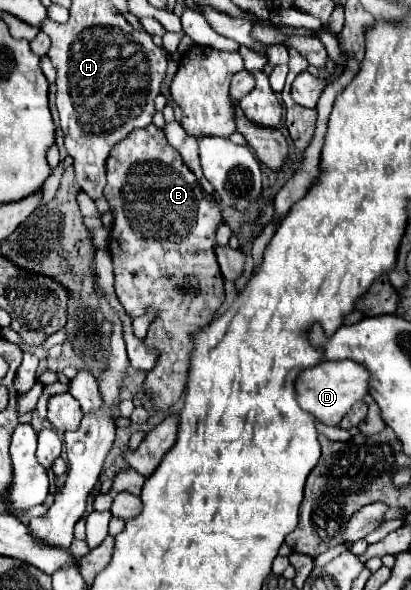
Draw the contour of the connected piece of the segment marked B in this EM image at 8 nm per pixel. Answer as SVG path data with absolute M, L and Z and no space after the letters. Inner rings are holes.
M154 124L130 132L130 136L118 142L106 162L108 184L104 196L112 206L114 224L110 230L108 252L114 262L114 288L116 296L132 318L138 318L146 308L156 308L158 318L150 324L146 344L158 350L158 364L146 378L146 392L152 396L158 410L166 410L182 396L188 380L192 334L204 330L216 310L224 302L224 278L216 260L216 230L222 222L222 210L218 200L208 196L198 178L184 164L182 156L168 144L164 132Z

